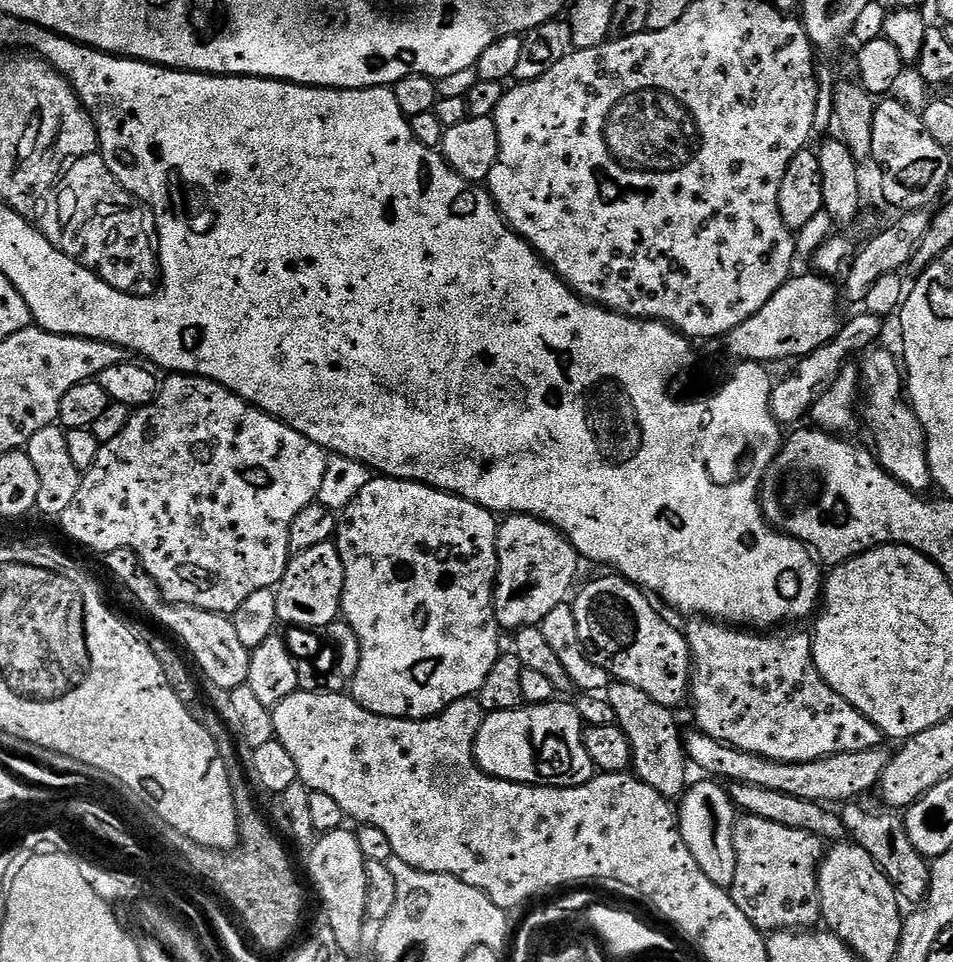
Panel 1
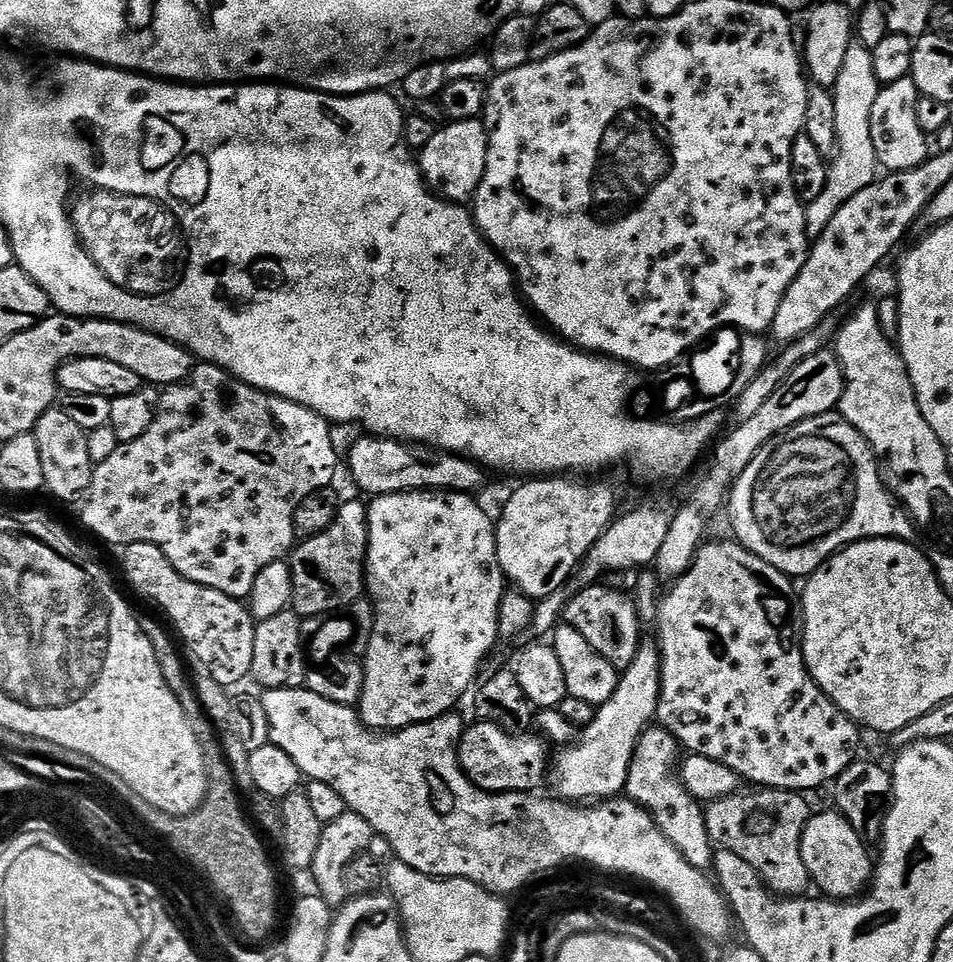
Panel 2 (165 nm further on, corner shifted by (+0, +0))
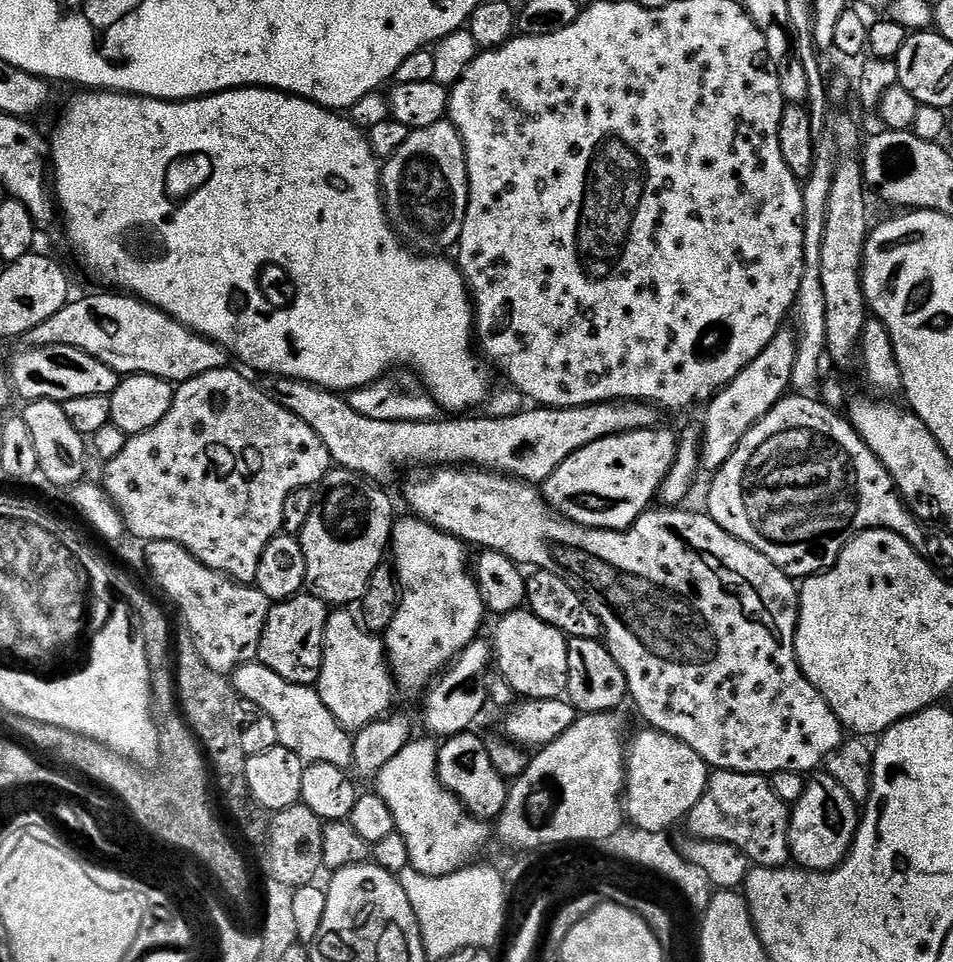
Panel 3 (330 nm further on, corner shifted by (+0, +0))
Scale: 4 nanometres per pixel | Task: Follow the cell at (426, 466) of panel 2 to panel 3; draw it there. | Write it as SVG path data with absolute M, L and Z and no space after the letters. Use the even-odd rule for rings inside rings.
M264 376L266 395L290 414L298 414L326 446L333 465L356 472L373 482L385 482L399 468L411 464L471 466L498 472L524 483L542 484L572 453L583 446L618 433L655 427L659 411L645 401L610 400L584 407L526 408L511 417L437 418L426 421L375 421L352 409L343 395L292 380L288 376Z

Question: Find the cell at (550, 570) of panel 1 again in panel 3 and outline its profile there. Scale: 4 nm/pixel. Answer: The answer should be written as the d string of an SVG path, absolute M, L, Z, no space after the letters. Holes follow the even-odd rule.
M663 426L618 433L583 446L558 466L542 484L548 505L583 528L624 531L658 496L660 483L676 457L677 433Z

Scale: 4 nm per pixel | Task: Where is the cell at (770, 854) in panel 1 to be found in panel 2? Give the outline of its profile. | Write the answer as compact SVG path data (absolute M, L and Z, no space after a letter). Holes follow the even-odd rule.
M752 786L747 790L718 798L704 808L706 830L710 834L710 838L727 851L738 854L738 858L742 858L742 862L750 862L750 866L754 866L760 877L764 879L764 886L777 896L803 897L807 893L804 891L810 888L806 862L802 862L802 846L800 845L800 839L804 833L804 823L810 815L808 804L804 801L807 799L799 792L784 792L780 788Z

